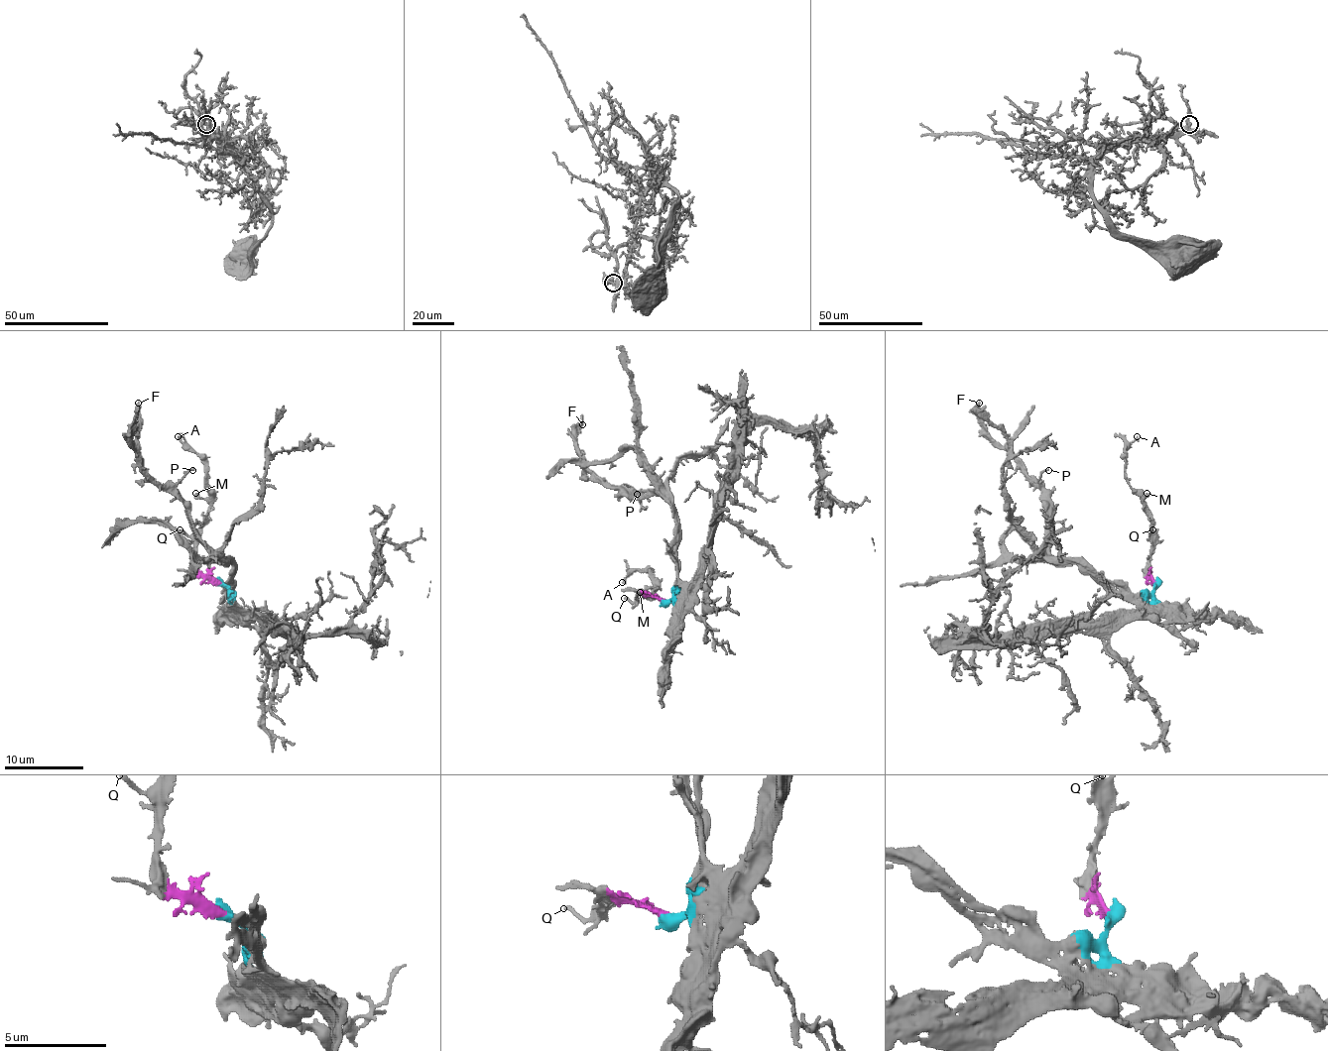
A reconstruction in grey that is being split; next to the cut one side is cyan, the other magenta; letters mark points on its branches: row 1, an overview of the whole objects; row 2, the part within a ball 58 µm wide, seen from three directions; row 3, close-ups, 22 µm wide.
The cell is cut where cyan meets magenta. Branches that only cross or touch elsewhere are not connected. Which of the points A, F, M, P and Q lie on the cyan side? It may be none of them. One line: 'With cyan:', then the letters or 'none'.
With cyan: F, P

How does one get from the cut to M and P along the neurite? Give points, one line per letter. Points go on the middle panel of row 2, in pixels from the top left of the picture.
M: (663, 601), (640, 595), (648, 597), (653, 589), (640, 593)
P: (663, 601), (672, 599), (676, 571), (676, 531), (670, 504), (661, 496), (620, 488), (630, 486), (638, 494)

